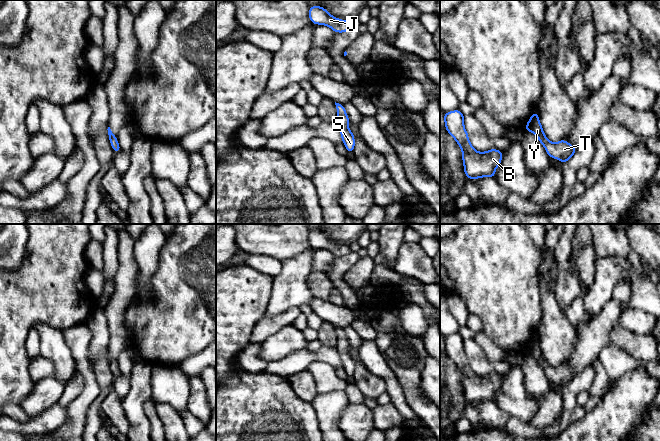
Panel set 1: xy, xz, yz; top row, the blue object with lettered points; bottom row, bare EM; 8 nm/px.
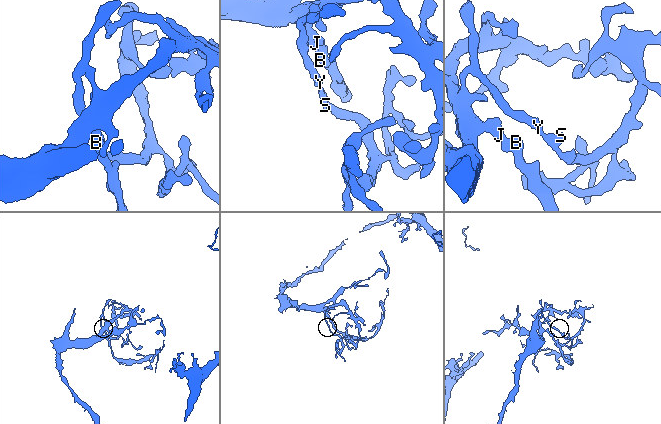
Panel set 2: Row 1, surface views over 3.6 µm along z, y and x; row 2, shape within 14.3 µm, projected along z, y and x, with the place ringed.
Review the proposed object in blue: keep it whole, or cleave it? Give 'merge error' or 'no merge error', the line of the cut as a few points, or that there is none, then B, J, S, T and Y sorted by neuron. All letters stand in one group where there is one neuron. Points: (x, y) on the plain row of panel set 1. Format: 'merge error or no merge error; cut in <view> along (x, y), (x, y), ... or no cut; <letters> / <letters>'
no merge error; no cut; B J S T Y

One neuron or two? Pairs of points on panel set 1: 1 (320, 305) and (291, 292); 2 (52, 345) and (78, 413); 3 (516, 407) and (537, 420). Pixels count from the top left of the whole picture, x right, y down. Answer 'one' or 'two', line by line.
1: two
2: two
3: two

